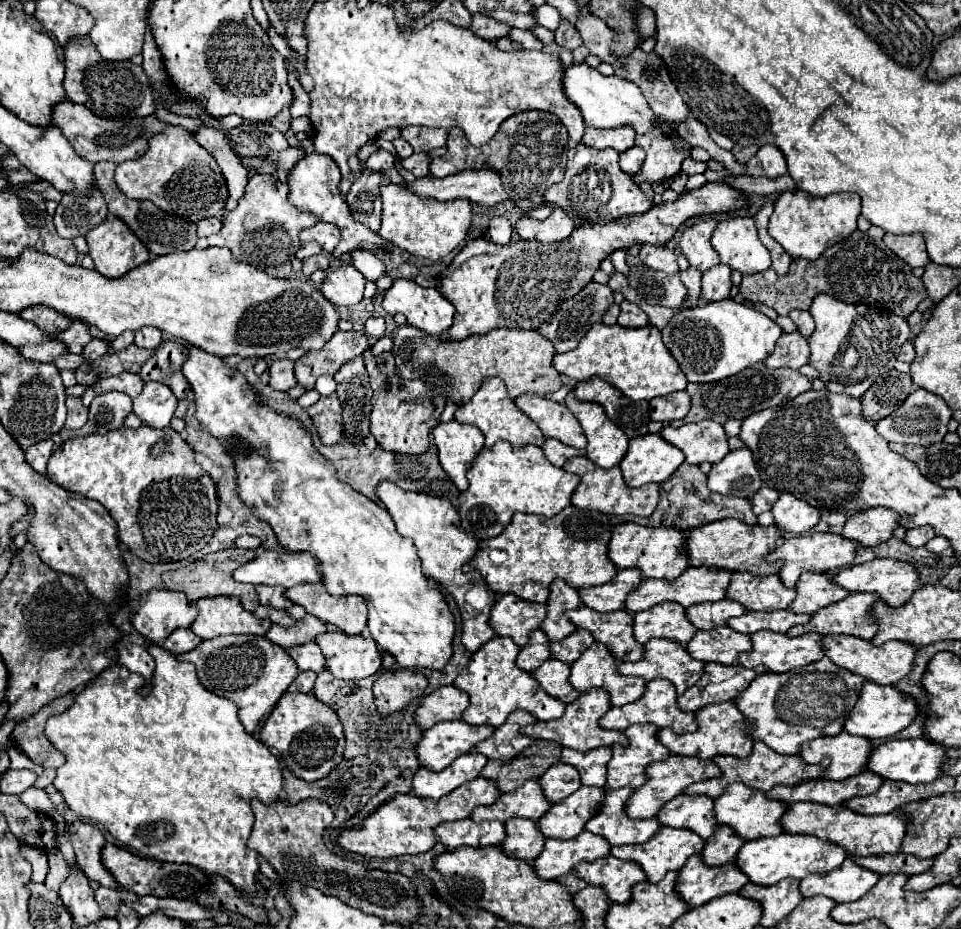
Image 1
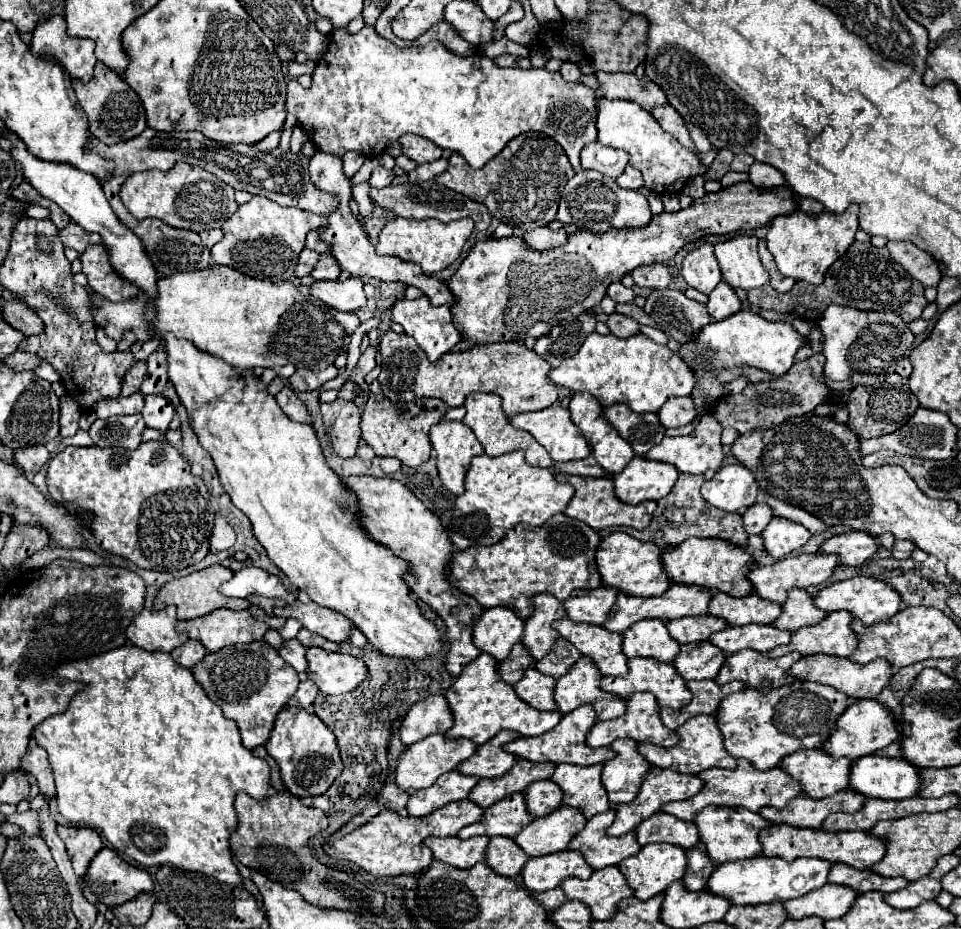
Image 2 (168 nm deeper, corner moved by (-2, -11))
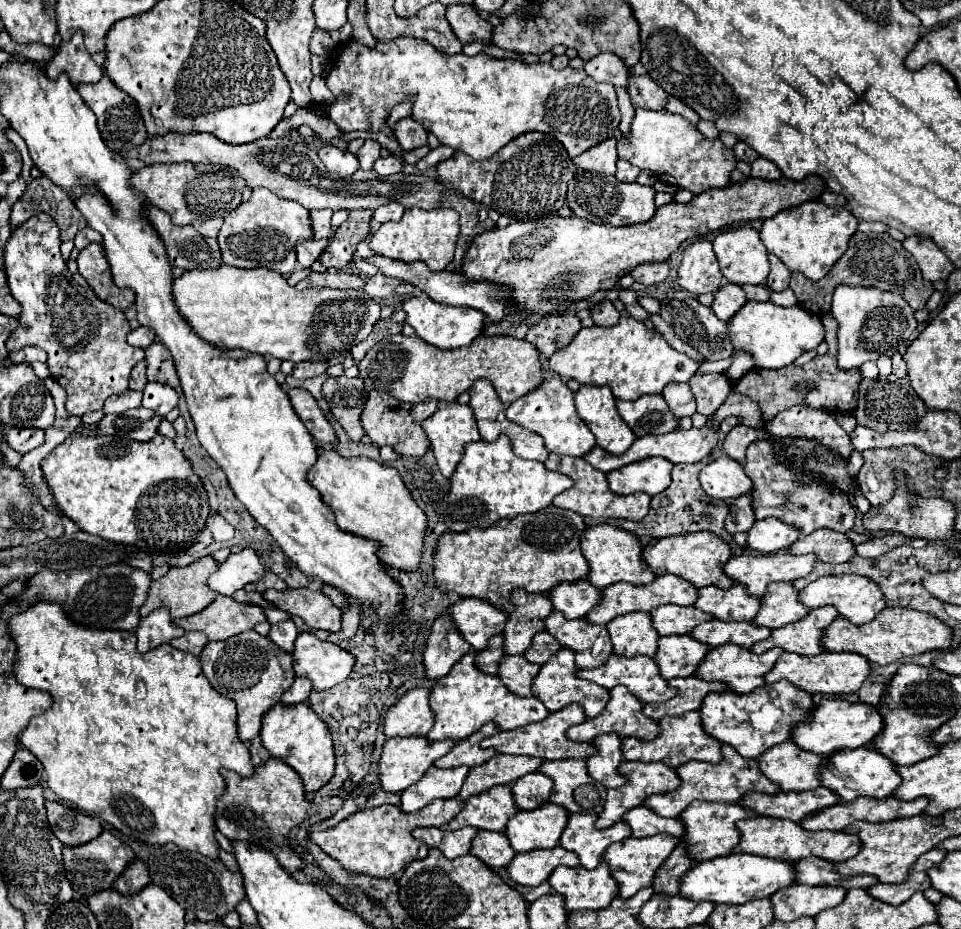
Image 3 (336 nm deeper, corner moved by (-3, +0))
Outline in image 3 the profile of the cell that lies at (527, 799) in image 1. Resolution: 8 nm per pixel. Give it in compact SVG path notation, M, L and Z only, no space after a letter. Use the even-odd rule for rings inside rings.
M492 787L482 795L474 795L464 803L464 809L446 823L444 829L460 829L462 825L472 825L476 829L488 831L504 831L506 823L512 815L518 813L514 803L514 795L510 787Z

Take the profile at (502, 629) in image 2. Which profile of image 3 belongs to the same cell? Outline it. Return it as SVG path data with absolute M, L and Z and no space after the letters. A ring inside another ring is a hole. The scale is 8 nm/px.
M464 597L458 599L450 609L454 623L458 625L464 639L476 649L482 651L488 647L488 639L504 631L508 623L508 613L500 611L500 607L484 601Z

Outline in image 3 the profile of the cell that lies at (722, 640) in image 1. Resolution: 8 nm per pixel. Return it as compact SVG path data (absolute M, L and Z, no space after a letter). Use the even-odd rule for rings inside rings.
M692 635L660 637L660 645L654 661L658 663L660 675L664 679L688 677L696 673L696 667L702 663L708 651L710 647L692 639Z

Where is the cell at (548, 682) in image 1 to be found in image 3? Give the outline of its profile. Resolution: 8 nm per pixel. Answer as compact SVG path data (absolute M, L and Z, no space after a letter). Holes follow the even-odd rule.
M504 655L504 659L500 661L498 677L512 693L516 693L520 697L532 697L534 695L532 683L534 683L534 677L538 675L538 671L540 671L540 665L532 665L524 657Z

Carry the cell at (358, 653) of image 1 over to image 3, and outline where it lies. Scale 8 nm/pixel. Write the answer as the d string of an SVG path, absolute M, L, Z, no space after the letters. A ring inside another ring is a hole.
M300 633L296 639L294 657L294 671L298 677L308 677L314 689L330 689L344 681L356 659L346 649L330 641L320 641L314 633Z

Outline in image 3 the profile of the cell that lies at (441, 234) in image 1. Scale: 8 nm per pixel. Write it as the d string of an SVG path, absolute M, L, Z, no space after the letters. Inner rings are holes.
M406 209L400 221L388 221L374 233L370 247L374 253L398 261L424 261L432 271L442 271L454 257L456 239L460 233L460 215L452 209Z

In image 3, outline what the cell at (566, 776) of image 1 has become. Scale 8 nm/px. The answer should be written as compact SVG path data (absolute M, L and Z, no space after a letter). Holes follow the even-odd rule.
M528 773L512 783L512 793L518 809L538 809L542 803L550 799L552 779L546 775Z

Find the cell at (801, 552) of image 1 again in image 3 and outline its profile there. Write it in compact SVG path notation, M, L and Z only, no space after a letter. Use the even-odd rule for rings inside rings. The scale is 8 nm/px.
M788 551L762 557L732 557L724 565L724 573L748 587L750 595L762 597L772 581L796 581L808 577L816 565L816 555L792 555Z

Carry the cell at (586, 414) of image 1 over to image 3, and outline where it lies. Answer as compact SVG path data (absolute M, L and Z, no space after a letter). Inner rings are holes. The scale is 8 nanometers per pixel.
M580 385L574 399L578 415L594 433L598 447L612 455L622 455L632 445L636 435L632 435L632 429L620 419L610 387Z

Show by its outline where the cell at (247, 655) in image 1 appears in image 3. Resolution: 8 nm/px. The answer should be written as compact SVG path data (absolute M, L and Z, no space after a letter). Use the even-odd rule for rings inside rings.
M244 631L226 641L210 641L200 653L200 663L210 685L238 705L238 735L242 741L250 741L260 733L264 713L280 701L282 693L296 679L292 655L256 631Z

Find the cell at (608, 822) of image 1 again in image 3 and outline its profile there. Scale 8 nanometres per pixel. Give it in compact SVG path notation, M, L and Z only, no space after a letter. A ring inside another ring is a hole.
M588 813L570 815L568 825L560 837L560 847L574 851L580 857L582 867L586 869L598 867L608 845L630 837L630 827L624 821L608 829L596 829L594 827L596 819L598 815L588 815Z

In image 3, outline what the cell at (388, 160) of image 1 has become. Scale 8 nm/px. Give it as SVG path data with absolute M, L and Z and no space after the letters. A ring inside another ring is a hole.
M394 155L378 157L376 163L374 163L374 171L376 171L380 177L388 177L388 175L400 173L400 171L402 171L402 159L400 159L400 157L394 157Z

